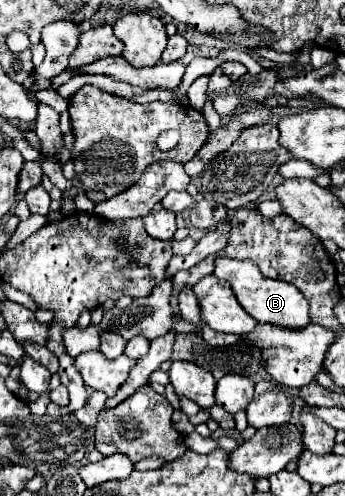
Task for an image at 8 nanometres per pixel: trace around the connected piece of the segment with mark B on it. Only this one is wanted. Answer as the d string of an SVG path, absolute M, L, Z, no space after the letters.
M218 256L214 260L214 276L220 280L230 282L240 306L258 322L264 324L276 324L280 328L306 328L312 320L308 314L308 302L304 300L304 296L298 292L298 288L294 288L294 284L286 284L280 280L270 280L264 278L258 272L258 266L254 266L252 262L238 262L234 258L224 258Z

